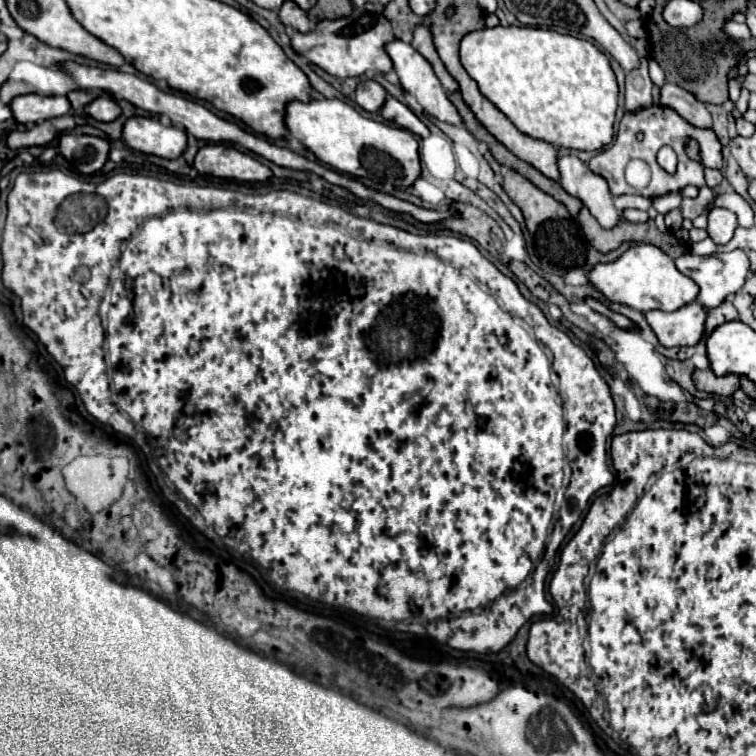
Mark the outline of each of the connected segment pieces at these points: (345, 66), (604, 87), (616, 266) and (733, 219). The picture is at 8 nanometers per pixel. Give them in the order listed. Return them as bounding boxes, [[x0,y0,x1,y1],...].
[[291,5,395,79],[461,25,617,151],[589,243,699,313],[707,207,737,245]]

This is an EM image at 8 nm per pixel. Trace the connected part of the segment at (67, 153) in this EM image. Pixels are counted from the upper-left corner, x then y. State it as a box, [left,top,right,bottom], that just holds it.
[59,135,109,175]

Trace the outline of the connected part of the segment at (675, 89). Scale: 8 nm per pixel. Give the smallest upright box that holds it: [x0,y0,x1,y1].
[661,83,713,127]

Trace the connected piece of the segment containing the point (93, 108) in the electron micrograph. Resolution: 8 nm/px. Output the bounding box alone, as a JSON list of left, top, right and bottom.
[85,97,121,123]

